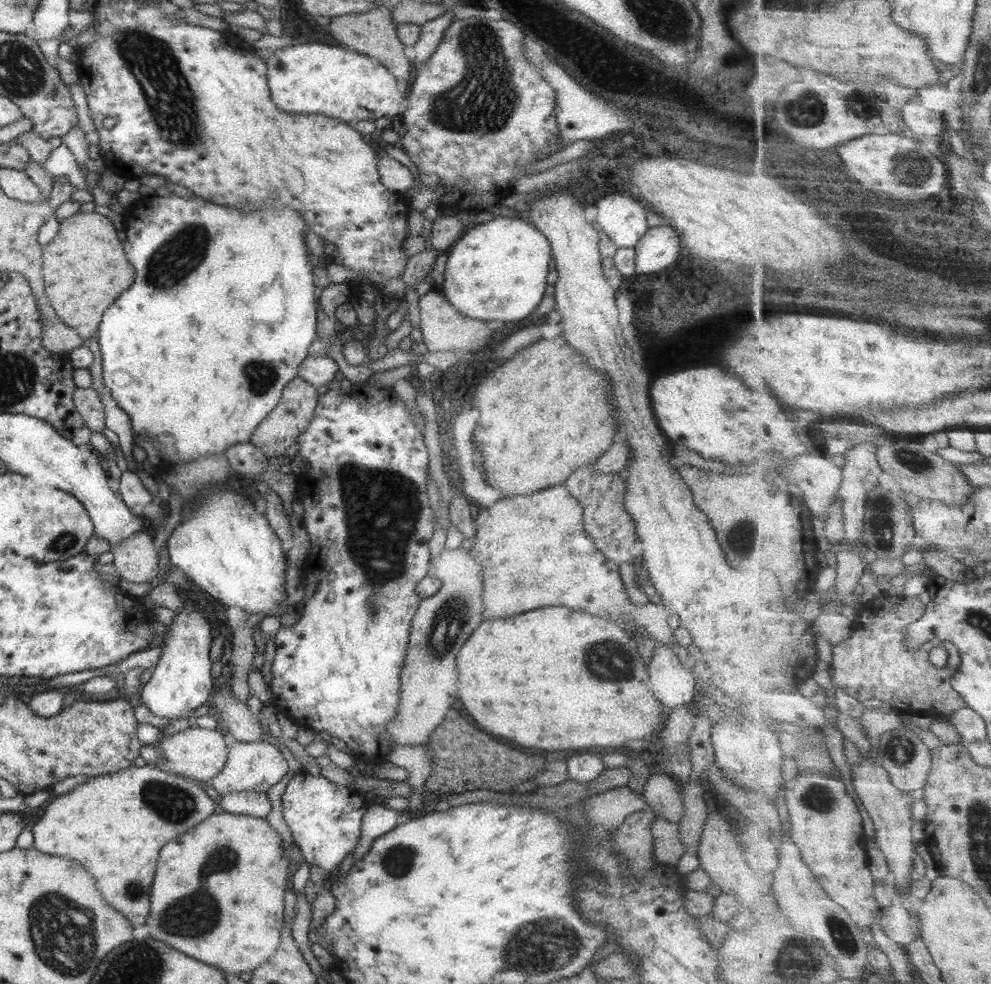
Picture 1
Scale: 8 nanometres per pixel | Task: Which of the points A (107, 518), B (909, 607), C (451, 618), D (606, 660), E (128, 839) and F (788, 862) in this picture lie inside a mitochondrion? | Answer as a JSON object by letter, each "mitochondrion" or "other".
{"A":"other","B":"other","C":"mitochondrion","D":"mitochondrion","E":"other","F":"other"}

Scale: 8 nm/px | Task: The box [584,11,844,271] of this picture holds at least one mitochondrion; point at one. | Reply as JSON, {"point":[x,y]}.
{"point":[787,114]}

